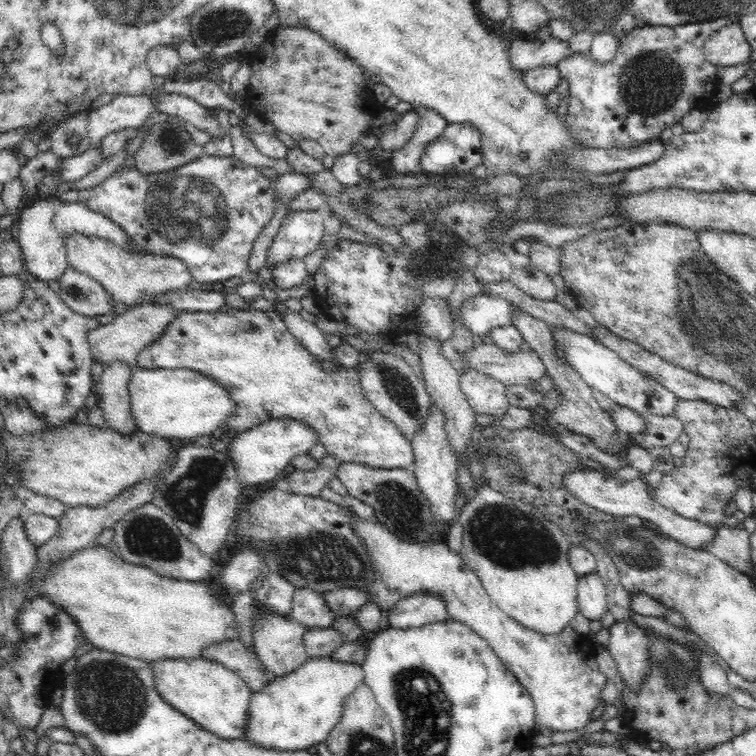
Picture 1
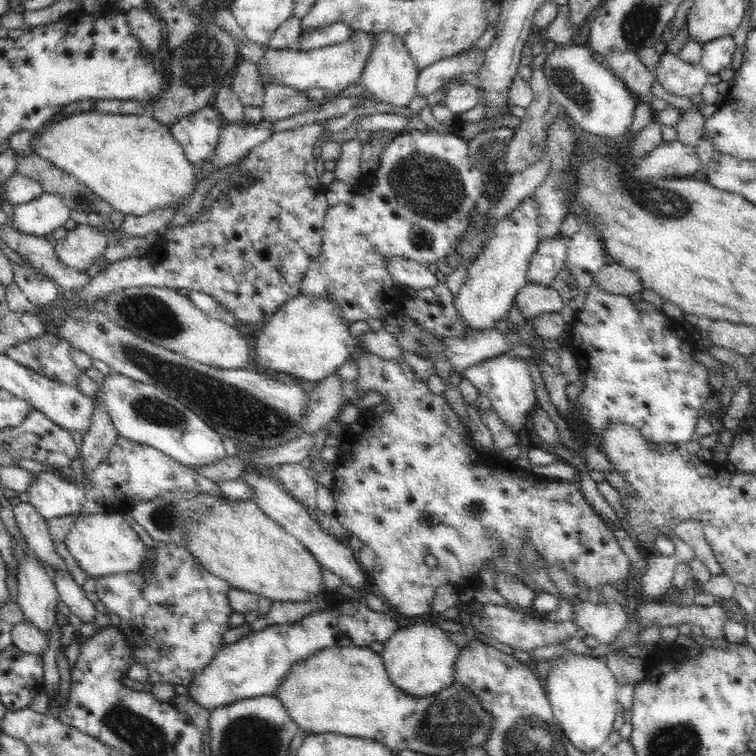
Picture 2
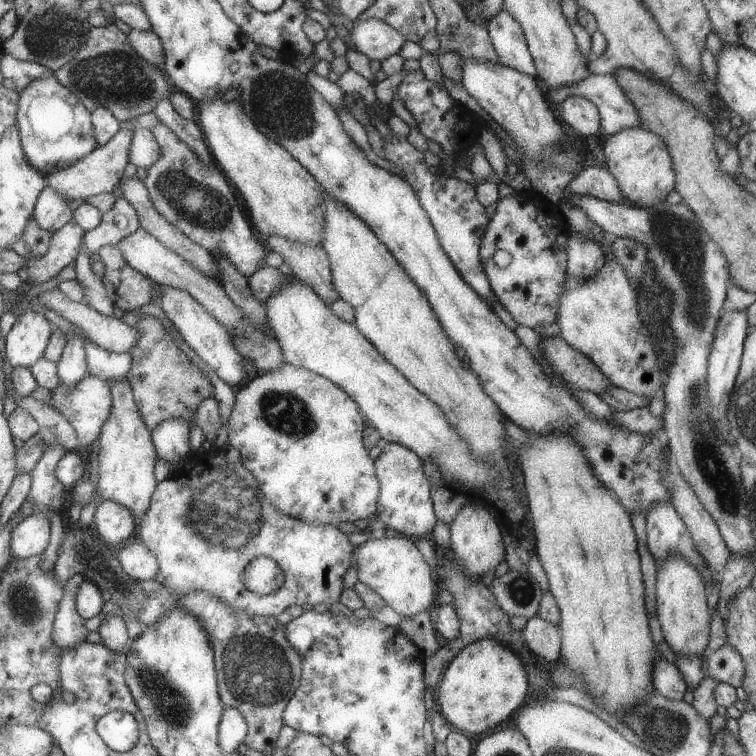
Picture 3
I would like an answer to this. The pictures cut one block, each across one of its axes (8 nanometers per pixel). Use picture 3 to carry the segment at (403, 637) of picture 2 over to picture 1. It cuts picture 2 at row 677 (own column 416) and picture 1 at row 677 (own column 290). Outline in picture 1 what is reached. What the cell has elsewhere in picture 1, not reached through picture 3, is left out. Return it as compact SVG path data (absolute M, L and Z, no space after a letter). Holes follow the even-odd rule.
M308 657L296 670L272 678L262 690L253 691L248 704L246 741L266 749L296 750L323 747L328 734L342 718L342 704L364 682L361 664L340 662L332 657Z

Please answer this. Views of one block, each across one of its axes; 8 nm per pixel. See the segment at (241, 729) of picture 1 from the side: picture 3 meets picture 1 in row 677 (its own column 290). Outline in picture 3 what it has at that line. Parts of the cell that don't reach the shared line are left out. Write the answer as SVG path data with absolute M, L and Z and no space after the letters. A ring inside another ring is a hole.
M222 96L214 100L206 100L198 106L198 124L204 132L206 144L212 152L215 163L224 173L228 182L232 182L246 201L246 210L250 212L250 220L260 233L266 236L282 236L292 242L316 244L322 246L324 236L324 202L323 188L320 183L280 144L266 138L246 114L240 101L226 102Z

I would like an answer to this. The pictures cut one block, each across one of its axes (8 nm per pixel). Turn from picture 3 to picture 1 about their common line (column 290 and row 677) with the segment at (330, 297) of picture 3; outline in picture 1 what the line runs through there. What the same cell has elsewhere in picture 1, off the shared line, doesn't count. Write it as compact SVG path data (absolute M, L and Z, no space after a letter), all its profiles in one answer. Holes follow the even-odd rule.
M240 639L215 643L203 650L202 657L229 668L253 691L262 690L273 678L255 652L248 650Z

